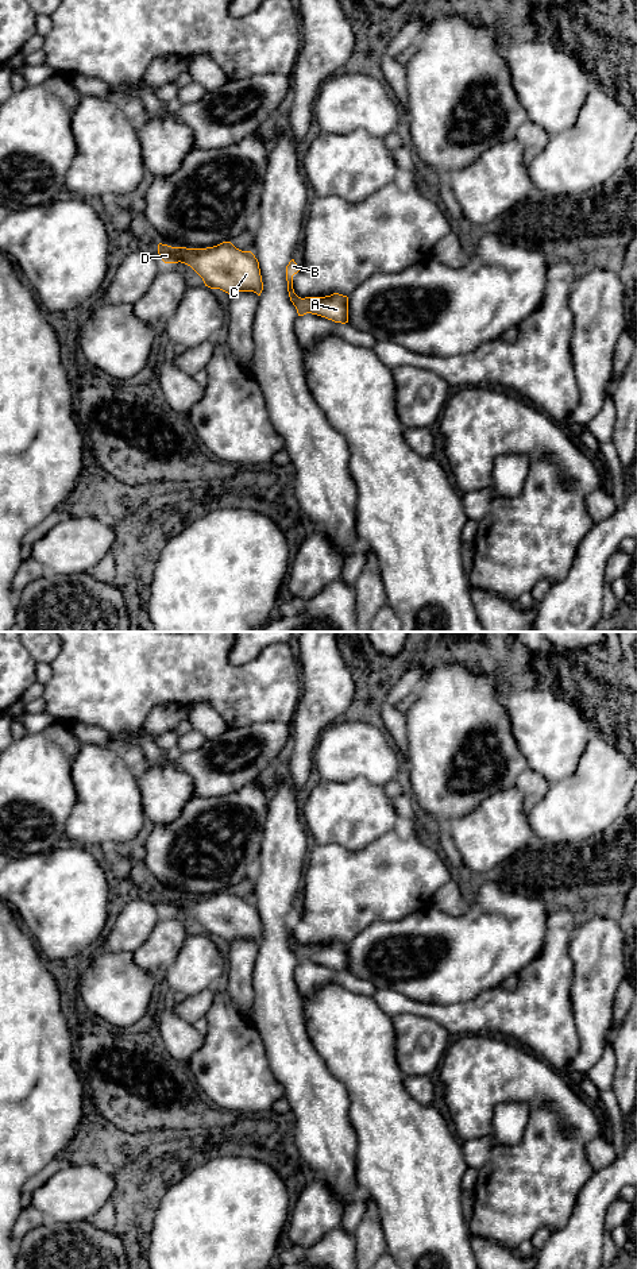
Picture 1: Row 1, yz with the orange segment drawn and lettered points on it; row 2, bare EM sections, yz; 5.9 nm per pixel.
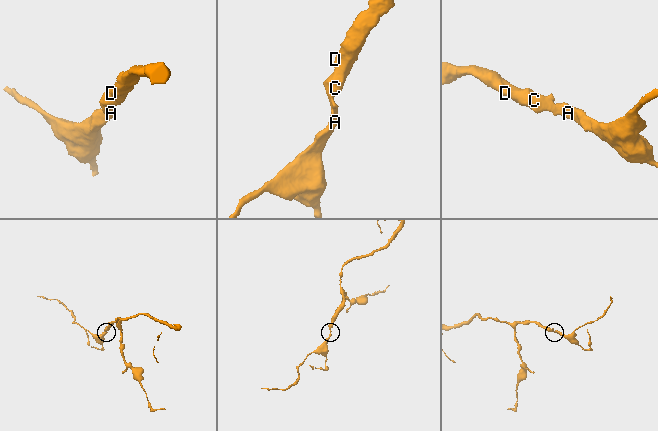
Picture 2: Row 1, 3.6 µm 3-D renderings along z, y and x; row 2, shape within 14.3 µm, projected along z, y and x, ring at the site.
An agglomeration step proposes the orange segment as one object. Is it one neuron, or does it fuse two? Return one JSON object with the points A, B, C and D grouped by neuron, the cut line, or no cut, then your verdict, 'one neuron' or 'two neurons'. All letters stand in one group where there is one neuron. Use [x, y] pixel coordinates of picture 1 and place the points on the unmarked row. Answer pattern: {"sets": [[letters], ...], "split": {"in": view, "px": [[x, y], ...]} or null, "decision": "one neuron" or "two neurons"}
{"sets": [["A", "B", "C", "D"]], "split": null, "decision": "one neuron"}

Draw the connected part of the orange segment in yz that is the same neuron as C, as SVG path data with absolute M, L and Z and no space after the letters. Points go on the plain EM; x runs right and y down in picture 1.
M231 890L206 896L186 896L158 892L158 902L165 911L190 914L211 937L225 941L254 940L260 944L263 930L259 910L251 899L242 899Z

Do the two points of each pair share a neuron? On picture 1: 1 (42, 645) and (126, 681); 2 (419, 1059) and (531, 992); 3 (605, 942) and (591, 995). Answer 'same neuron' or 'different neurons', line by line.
1: different neurons
2: different neurons
3: same neuron

